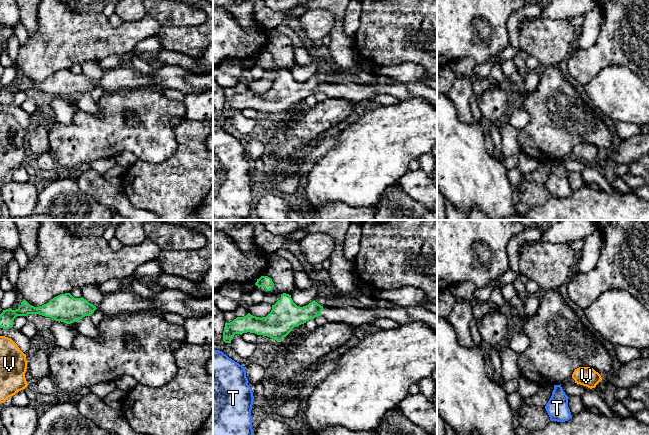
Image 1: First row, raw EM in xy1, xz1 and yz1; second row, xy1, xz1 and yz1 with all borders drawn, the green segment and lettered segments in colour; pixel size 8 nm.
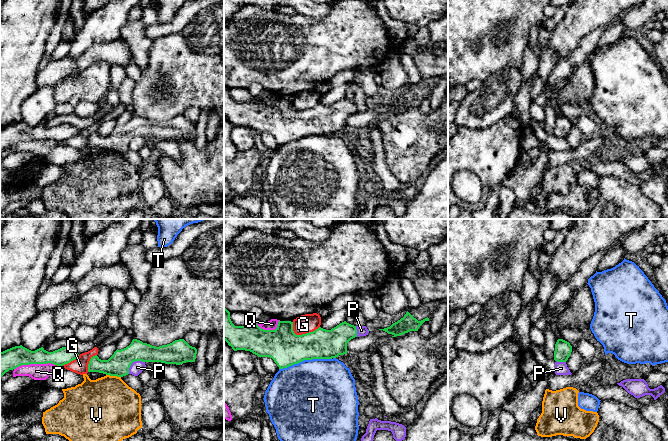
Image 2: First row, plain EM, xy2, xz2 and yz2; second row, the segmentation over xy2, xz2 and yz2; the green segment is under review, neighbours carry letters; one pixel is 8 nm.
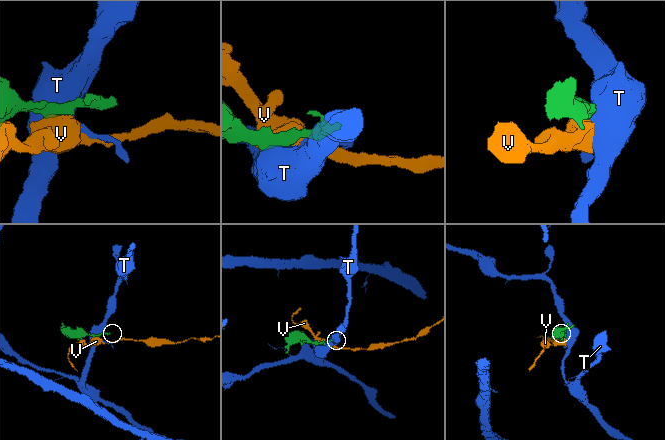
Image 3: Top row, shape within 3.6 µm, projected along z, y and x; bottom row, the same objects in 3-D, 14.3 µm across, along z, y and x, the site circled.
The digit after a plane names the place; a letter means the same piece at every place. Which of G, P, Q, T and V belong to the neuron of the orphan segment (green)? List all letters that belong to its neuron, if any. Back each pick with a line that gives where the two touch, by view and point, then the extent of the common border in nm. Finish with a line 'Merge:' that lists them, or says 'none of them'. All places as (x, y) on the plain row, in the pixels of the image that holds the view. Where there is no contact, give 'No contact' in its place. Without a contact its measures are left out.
Merge: none of them

